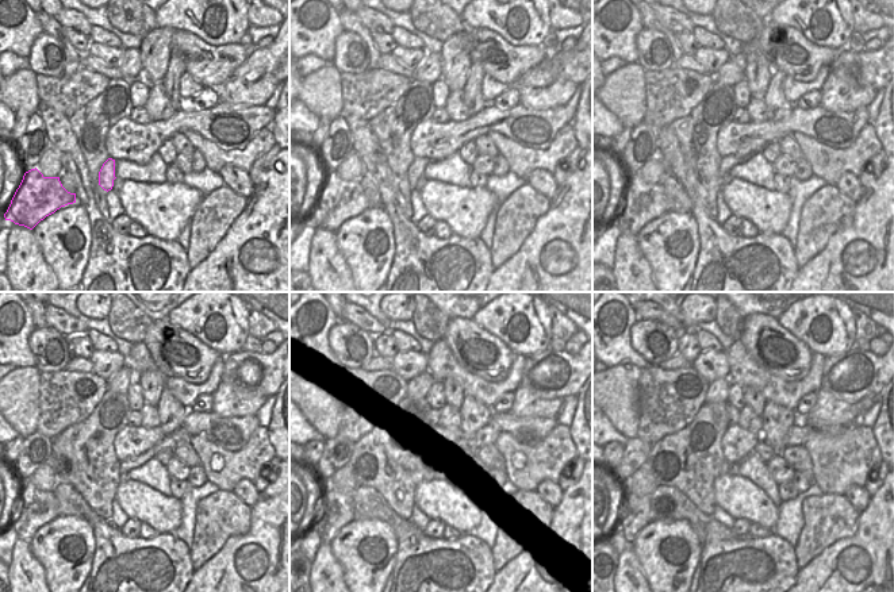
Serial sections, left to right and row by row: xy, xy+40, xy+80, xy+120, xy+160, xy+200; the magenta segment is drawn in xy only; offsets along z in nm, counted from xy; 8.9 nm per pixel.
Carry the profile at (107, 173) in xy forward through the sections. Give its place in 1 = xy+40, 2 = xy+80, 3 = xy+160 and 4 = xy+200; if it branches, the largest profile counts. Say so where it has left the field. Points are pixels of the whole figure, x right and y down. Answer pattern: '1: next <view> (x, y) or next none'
1: next xy+40 (415, 170)
2: next xy+80 (729, 161)
3: next xy+160 (487, 435)
4: next xy+200 (798, 434)

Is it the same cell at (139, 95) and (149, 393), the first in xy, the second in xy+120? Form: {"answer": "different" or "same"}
{"answer": "different"}

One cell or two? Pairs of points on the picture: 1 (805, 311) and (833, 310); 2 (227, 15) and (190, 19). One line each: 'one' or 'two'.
1: one
2: one

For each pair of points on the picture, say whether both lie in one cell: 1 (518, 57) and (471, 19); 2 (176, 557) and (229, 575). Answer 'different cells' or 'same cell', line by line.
1: different cells
2: different cells

